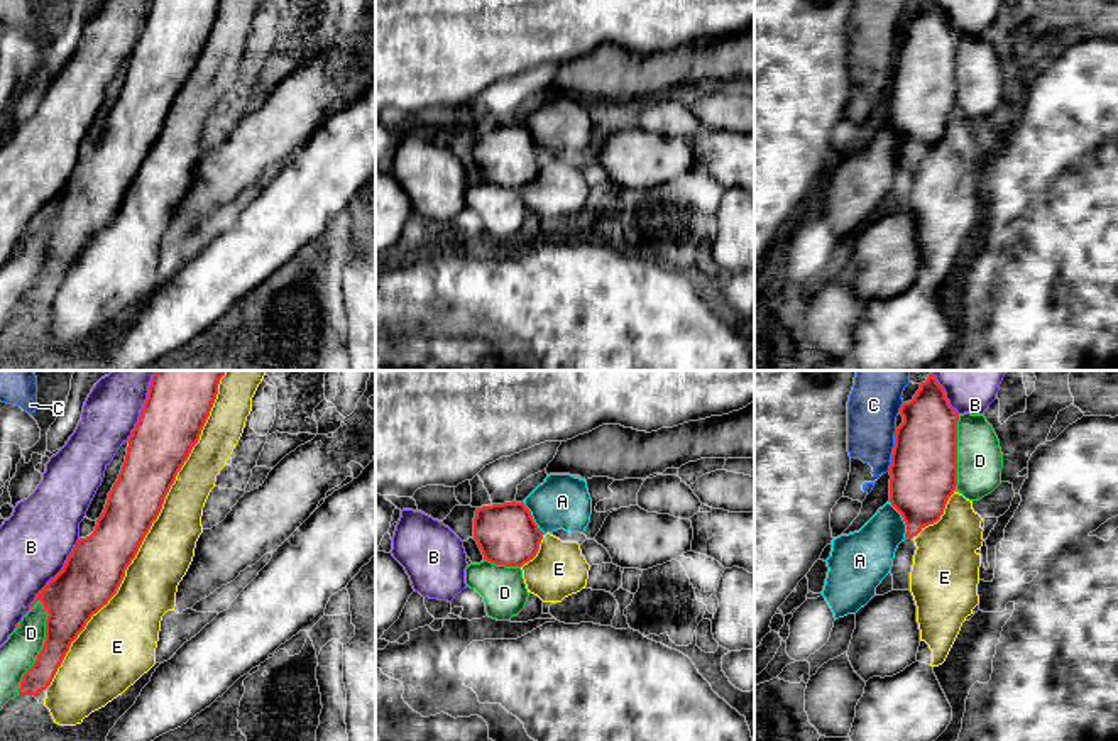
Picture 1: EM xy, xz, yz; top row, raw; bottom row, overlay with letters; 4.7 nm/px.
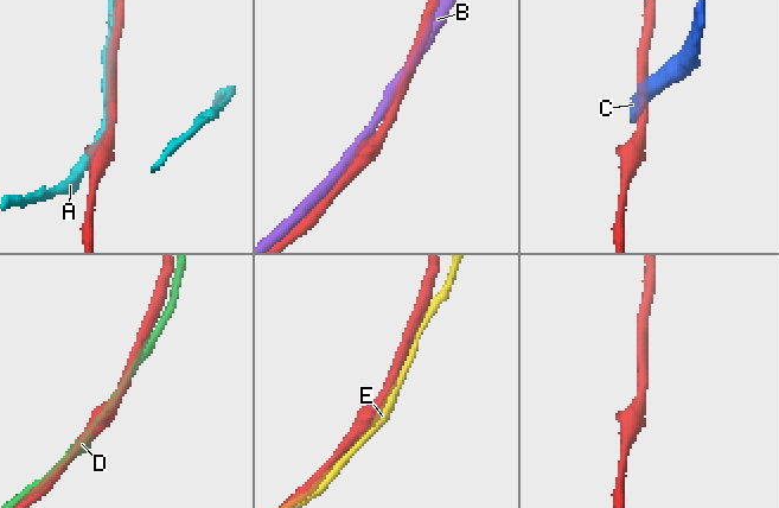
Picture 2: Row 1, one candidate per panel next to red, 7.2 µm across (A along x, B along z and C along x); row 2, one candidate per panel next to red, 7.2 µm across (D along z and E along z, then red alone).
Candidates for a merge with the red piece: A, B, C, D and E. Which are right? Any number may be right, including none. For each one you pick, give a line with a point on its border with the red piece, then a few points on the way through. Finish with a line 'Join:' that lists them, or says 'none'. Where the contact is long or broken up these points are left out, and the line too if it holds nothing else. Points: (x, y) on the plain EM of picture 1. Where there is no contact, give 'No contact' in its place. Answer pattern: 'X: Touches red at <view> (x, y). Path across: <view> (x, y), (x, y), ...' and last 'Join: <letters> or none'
E: Touches red at xy (146, 154)
Join: E

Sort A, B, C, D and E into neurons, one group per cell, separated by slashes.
A / B D / C / E

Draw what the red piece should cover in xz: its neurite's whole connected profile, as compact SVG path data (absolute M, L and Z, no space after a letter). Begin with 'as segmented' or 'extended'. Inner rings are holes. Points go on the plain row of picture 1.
as segmented; M524 124L482 127L475 132L474 161L490 184L523 188L536 178L543 156Z

